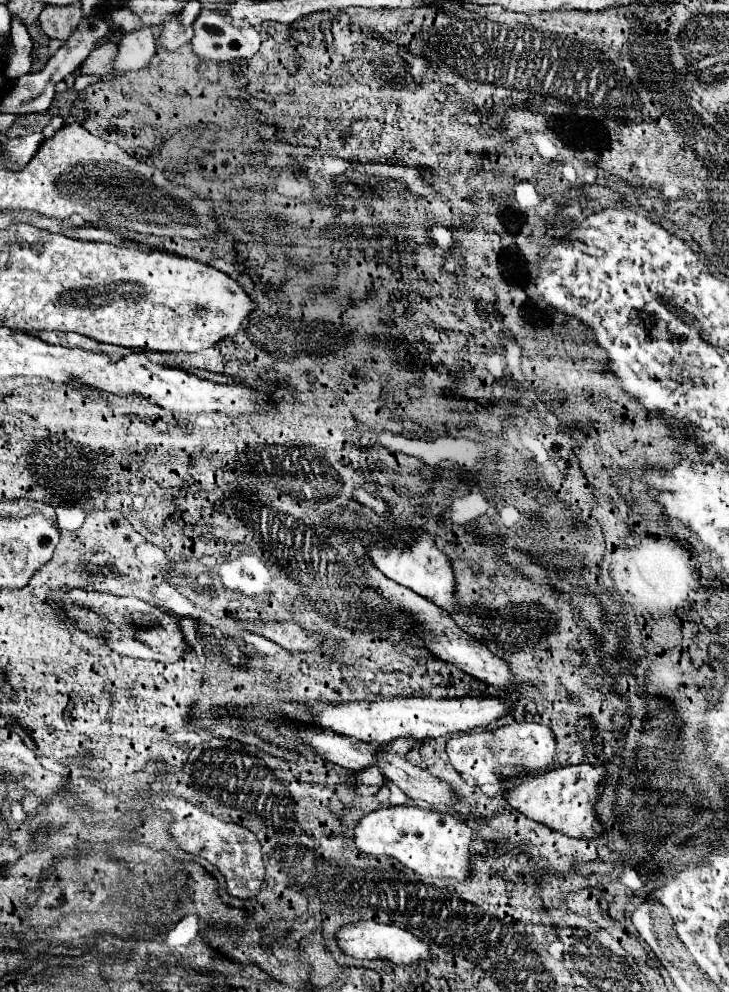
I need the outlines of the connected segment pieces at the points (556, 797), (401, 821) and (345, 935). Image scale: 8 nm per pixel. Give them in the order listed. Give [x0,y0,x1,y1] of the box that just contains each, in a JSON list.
[[499,765,605,841],[353,805,473,883],[337,921,431,965]]

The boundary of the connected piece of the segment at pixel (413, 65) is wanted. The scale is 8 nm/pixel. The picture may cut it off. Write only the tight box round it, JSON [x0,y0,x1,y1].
[399,47,429,85]

